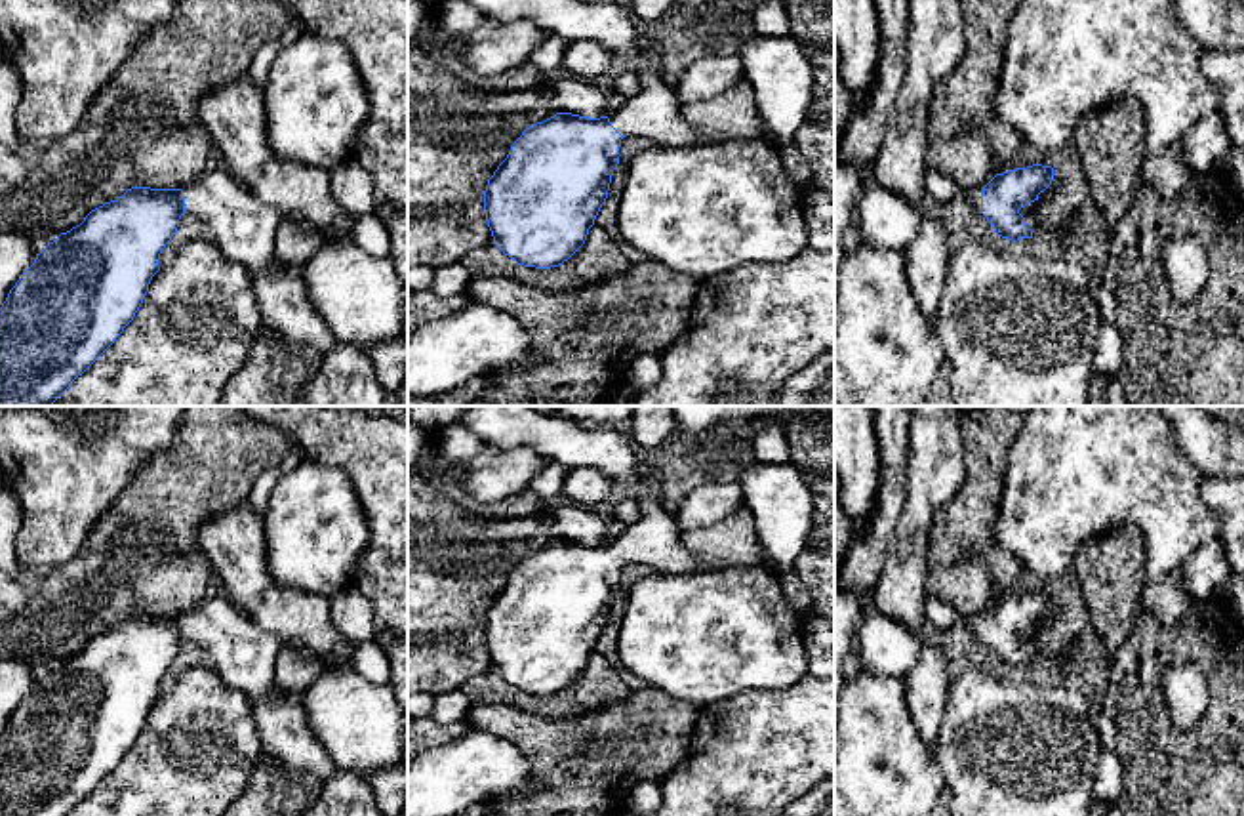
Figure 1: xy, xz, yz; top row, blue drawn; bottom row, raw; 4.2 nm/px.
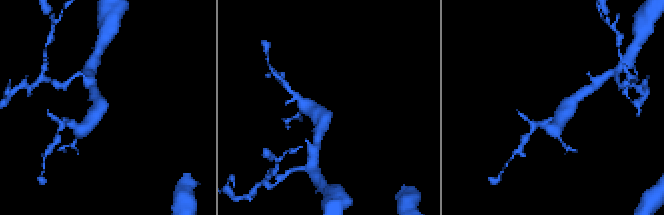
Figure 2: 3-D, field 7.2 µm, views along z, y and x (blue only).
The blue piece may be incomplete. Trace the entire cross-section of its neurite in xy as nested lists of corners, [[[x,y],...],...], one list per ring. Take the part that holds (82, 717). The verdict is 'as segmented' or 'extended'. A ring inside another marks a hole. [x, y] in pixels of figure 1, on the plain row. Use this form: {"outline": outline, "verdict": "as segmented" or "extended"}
{"outline": [[[225,595],[198,602],[185,616],[131,614],[116,627],[91,637],[80,652],[48,669],[10,717],[0,734],[0,816],[69,816],[133,747],[152,704],[160,698],[160,681],[177,660],[183,641],[202,646],[221,681],[250,700],[265,700],[272,694],[274,662],[282,643],[259,629]]], "verdict": "extended"}

